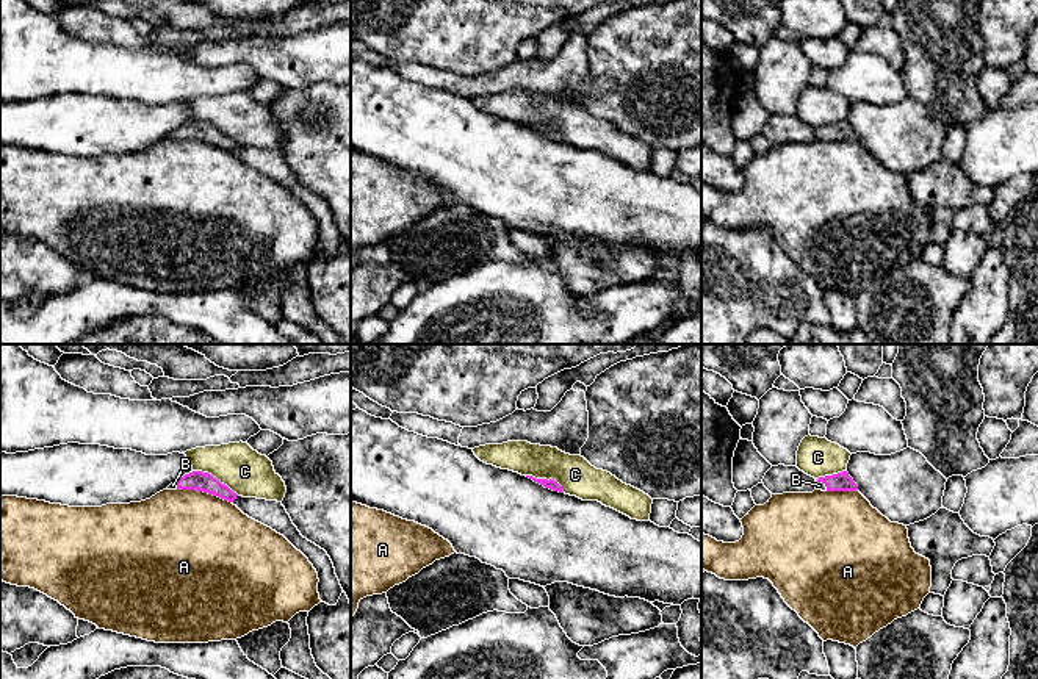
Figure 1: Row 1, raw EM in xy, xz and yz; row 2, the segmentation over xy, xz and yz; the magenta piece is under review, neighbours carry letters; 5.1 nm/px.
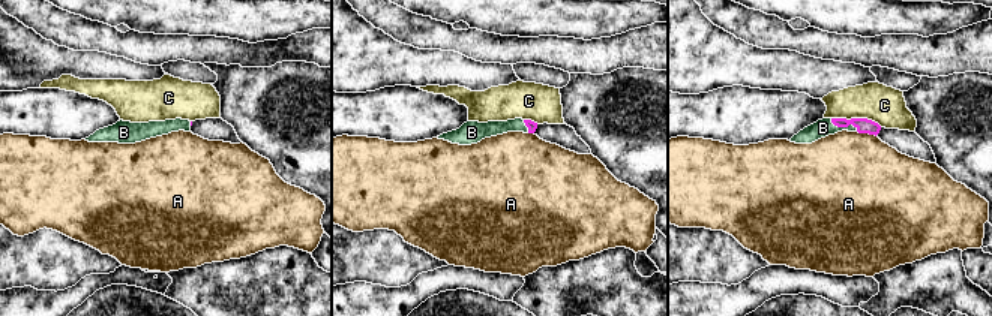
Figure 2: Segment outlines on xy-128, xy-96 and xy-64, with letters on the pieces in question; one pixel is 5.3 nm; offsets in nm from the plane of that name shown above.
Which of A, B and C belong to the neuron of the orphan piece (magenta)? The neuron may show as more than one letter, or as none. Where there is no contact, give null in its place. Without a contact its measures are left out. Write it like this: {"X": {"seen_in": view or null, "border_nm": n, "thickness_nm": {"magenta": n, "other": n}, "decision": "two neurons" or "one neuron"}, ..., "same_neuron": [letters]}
{"A": {"seen_in": "xy", "border_nm": 280, "thickness_nm": {"magenta": 100, "other": 500}, "decision": "two neurons"}, "B": {"seen_in": "yz", "border_nm": 90, "thickness_nm": {"magenta": 100, "other": 50}, "decision": "one neuron"}, "C": {"seen_in": "xy", "border_nm": 280, "thickness_nm": {"magenta": 100, "other": 240}, "decision": "two neurons"}, "same_neuron": ["B"]}

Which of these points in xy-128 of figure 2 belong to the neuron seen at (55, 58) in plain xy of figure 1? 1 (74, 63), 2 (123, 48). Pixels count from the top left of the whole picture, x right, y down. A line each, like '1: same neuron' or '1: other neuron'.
1: same neuron
2: other neuron

